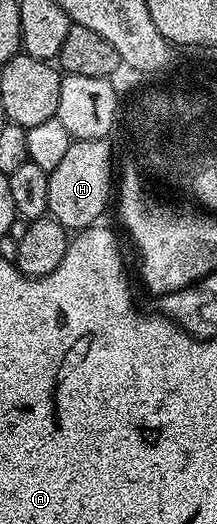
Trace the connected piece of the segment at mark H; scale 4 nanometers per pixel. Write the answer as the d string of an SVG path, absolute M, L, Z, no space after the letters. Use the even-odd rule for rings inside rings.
M73 140L70 151L58 162L58 167L48 174L49 203L47 212L62 228L83 231L99 222L104 208L109 208L108 196L114 193L114 155L107 140Z

